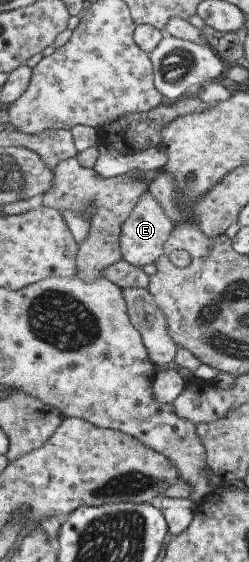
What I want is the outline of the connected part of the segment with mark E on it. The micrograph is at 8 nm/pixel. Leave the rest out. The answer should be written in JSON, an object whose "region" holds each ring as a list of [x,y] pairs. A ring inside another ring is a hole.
{"region":[[[148,191],[144,192],[135,203],[130,215],[124,220],[119,233],[119,250],[121,259],[128,264],[141,267],[154,263],[163,250],[164,242],[173,229],[171,221],[166,217],[163,209]]]}

